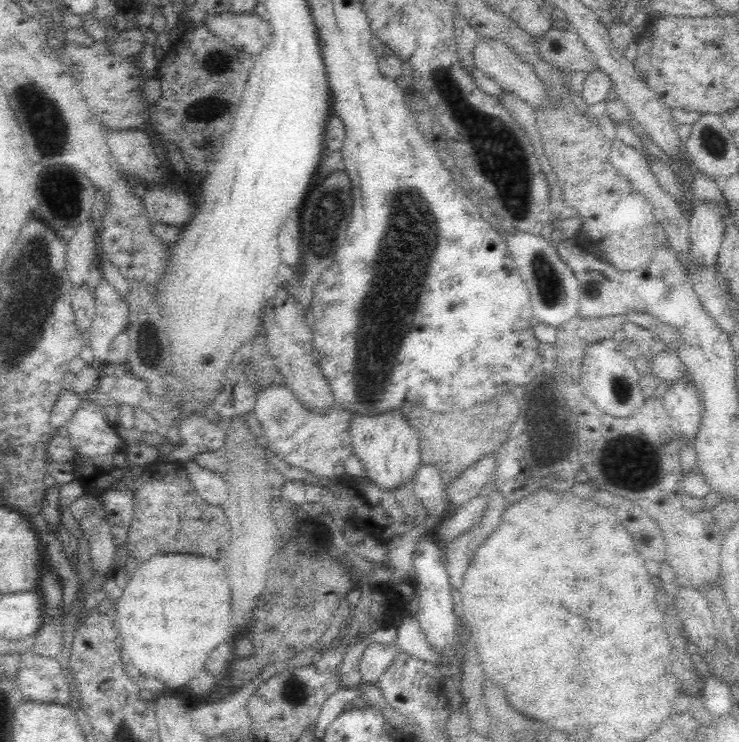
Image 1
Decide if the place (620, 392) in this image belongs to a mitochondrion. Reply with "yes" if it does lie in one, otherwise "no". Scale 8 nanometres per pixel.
yes

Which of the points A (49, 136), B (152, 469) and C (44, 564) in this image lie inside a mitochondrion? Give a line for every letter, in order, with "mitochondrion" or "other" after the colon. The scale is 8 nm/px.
A: mitochondrion
B: other
C: other

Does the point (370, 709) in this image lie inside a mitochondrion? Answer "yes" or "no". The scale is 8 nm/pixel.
no

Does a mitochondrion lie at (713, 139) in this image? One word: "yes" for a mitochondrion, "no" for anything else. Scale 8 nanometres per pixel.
yes

